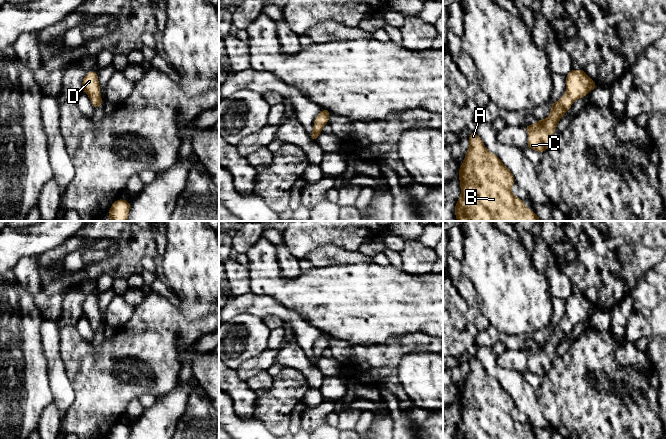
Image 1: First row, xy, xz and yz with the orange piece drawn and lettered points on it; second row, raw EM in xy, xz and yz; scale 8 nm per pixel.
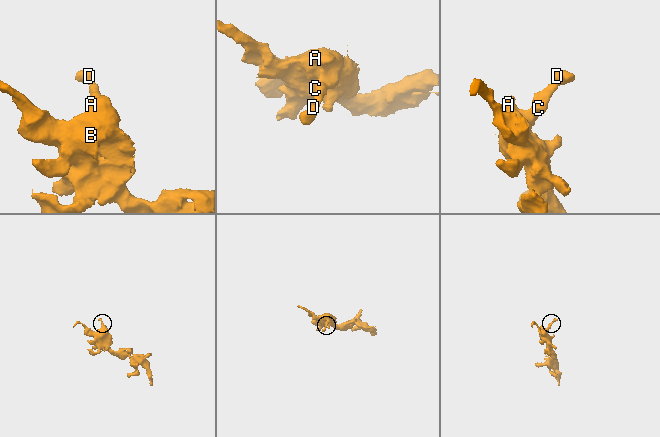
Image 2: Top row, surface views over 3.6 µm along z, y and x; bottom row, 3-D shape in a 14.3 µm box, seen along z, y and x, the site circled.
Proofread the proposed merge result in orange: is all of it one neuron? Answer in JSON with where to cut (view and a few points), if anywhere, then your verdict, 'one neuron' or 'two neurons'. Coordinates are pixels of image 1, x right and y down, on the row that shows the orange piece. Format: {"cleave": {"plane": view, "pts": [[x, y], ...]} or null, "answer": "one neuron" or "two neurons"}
{"cleave": null, "answer": "one neuron"}

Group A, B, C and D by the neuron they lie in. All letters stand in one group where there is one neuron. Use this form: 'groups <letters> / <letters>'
groups A B C D

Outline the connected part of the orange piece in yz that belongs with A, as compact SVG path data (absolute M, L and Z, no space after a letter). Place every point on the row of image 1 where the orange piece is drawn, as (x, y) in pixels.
M476 132L469 135L470 146L465 154L464 162L459 167L458 176L461 185L461 197L455 204L455 216L458 221L542 221L534 211L528 209L524 201L515 197L511 188L515 179L511 171L495 154L486 149L483 141Z

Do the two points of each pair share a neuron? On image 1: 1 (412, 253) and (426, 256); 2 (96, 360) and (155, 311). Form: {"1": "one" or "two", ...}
{"1": "one", "2": "one"}

